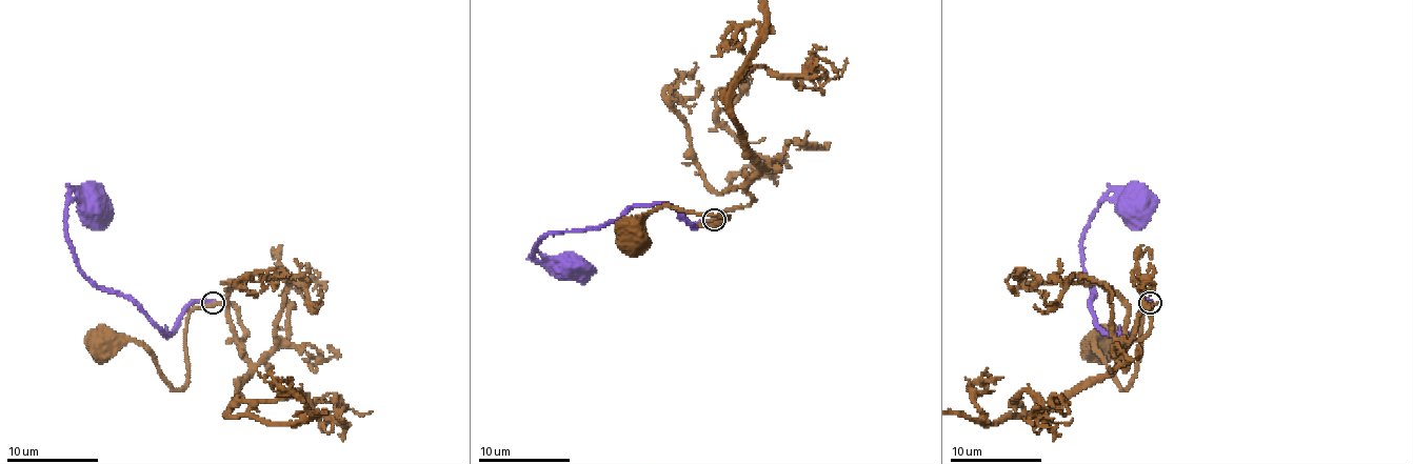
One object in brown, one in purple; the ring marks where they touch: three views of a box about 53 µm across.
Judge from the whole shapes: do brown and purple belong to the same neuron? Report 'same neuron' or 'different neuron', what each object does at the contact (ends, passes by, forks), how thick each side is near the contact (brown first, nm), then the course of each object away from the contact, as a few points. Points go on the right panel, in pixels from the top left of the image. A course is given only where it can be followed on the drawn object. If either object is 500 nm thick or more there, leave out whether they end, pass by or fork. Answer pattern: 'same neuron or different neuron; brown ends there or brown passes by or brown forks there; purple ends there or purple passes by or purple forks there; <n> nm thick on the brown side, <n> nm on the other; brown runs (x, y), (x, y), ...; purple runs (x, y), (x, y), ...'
different neuron; brown passes by; purple ends there; 240 nm thick on the brown side, 320 nm on the other; brown runs (1149, 302), (1145, 306), (1138, 370), (1126, 388), (1122, 388), (1093, 347), (1098, 331), (1105, 336); purple runs (1151, 302), (1142, 302), (1134, 329), (1110, 334), (1089, 306), (1082, 238), (1094, 208), (1106, 200), (1135, 206)

